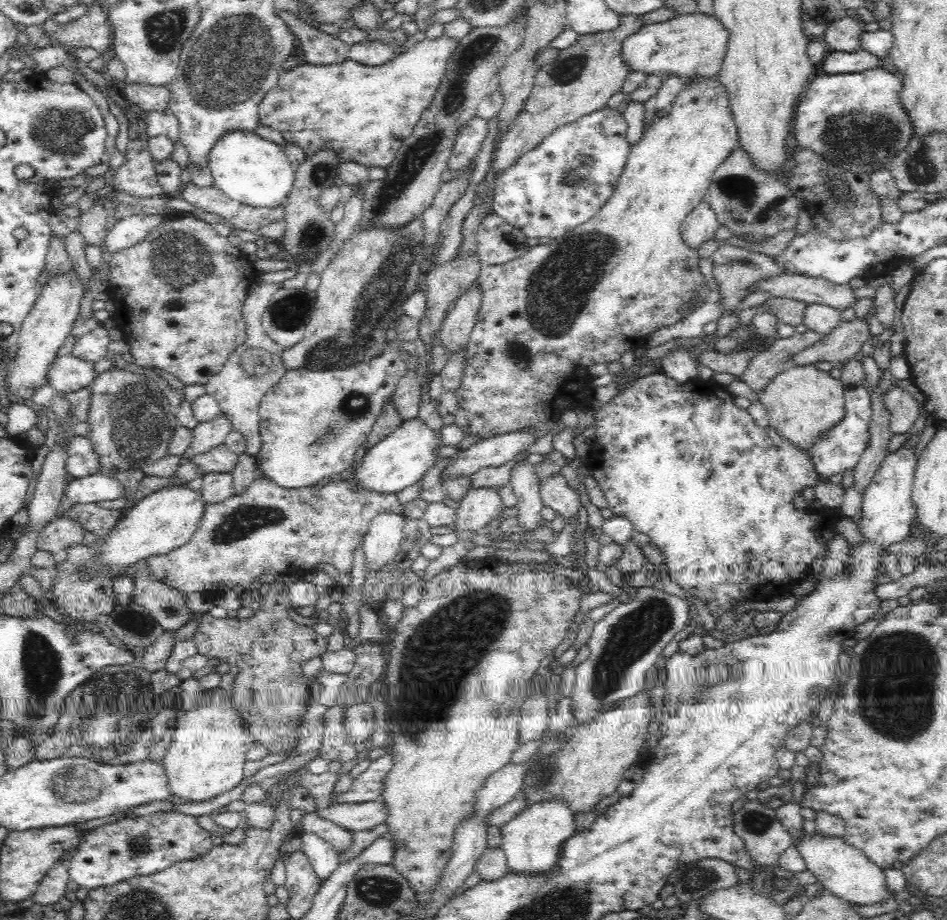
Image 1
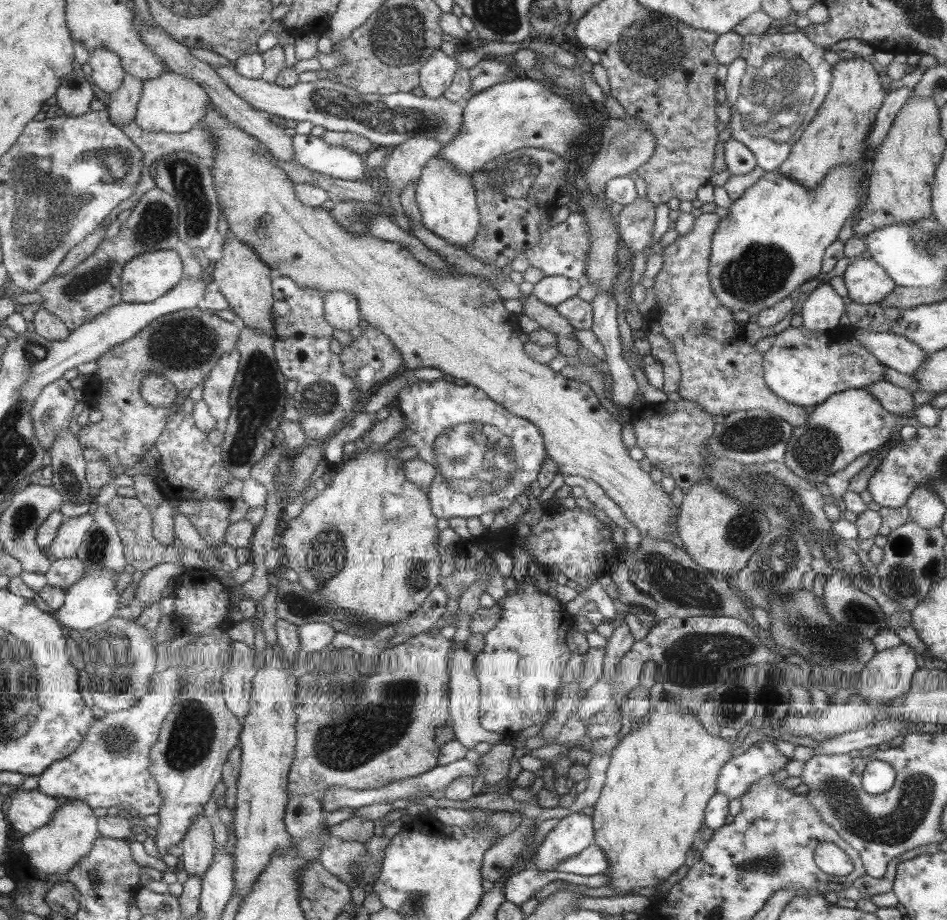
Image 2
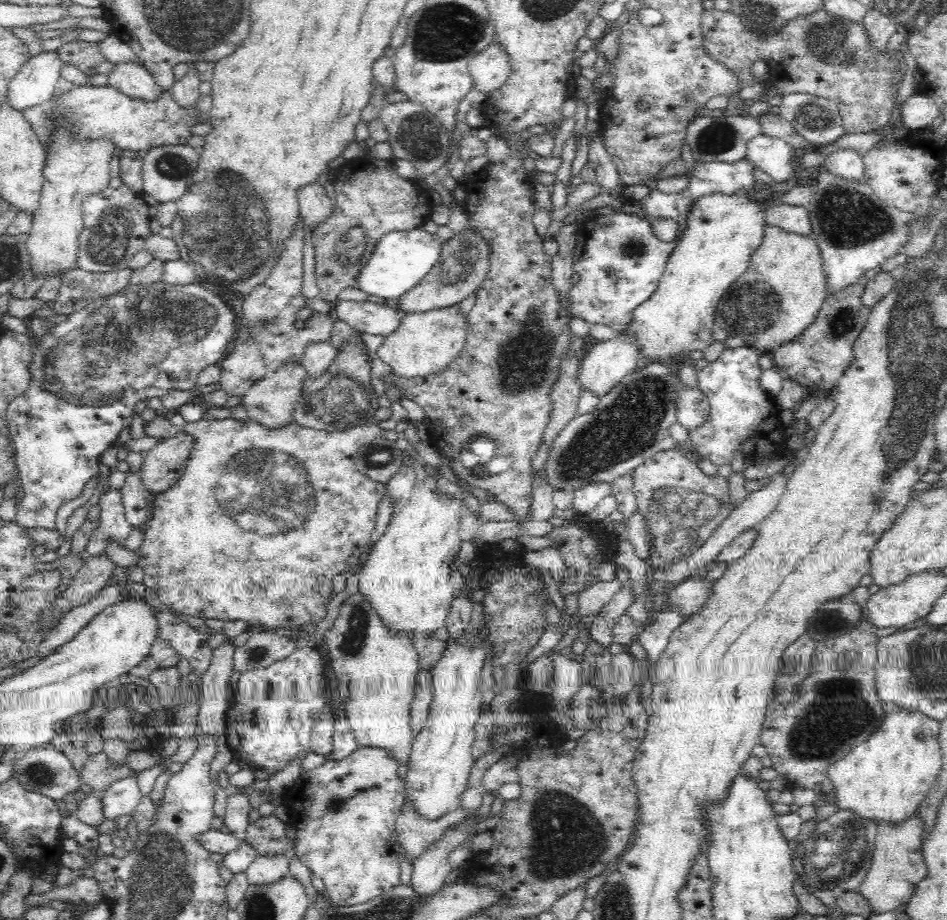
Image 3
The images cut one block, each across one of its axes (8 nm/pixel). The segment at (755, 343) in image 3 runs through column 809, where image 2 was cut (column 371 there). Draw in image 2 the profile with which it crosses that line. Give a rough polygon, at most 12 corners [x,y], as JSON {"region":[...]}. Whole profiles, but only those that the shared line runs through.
{"region":[[209,102],[227,230],[301,288],[349,292],[406,370],[481,389],[641,537],[680,506],[588,385],[530,358],[467,274],[303,205]]}

